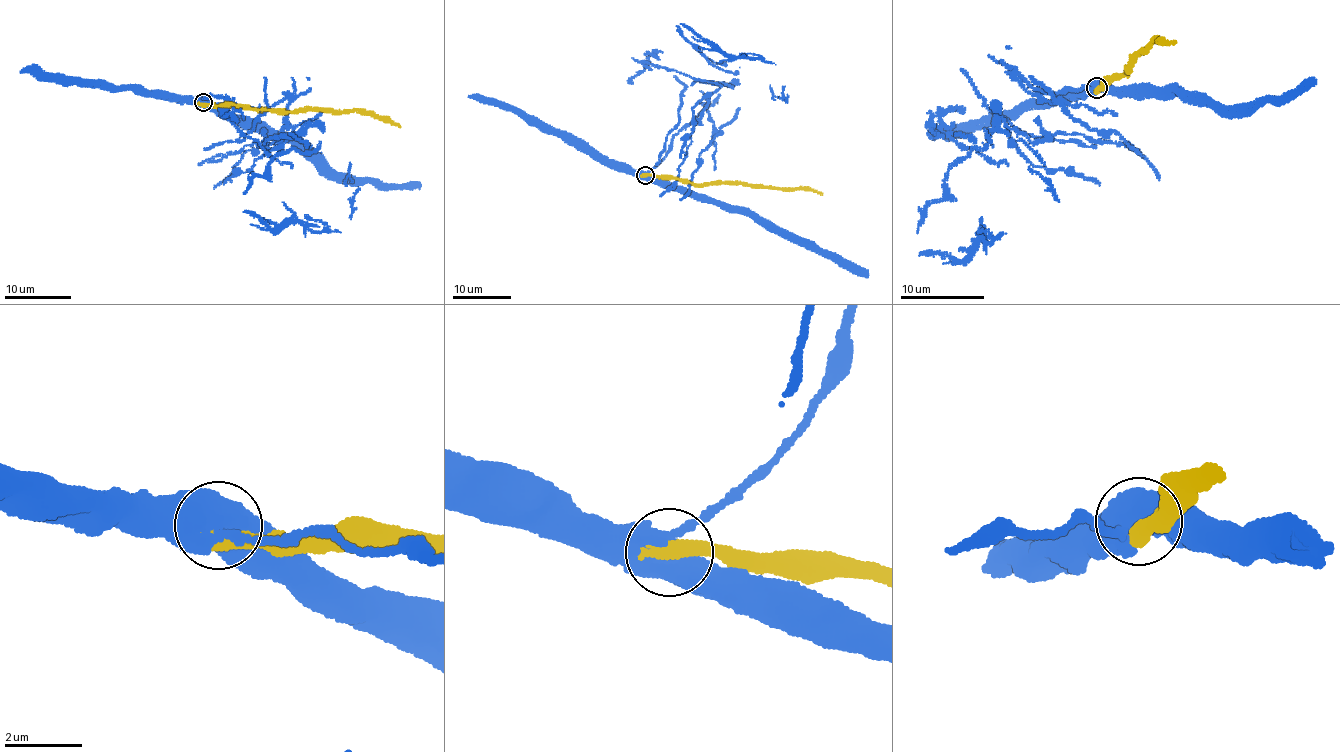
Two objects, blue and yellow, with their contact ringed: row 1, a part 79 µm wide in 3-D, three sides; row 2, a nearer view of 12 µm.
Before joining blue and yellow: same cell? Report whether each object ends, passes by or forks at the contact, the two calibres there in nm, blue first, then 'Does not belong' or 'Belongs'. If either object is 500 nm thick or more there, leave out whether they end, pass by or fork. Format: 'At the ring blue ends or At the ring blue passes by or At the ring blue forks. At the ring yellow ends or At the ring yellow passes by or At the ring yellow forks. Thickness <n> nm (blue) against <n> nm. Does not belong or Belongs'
Thickness 600 nm (blue) against 500 nm. Does not belong

